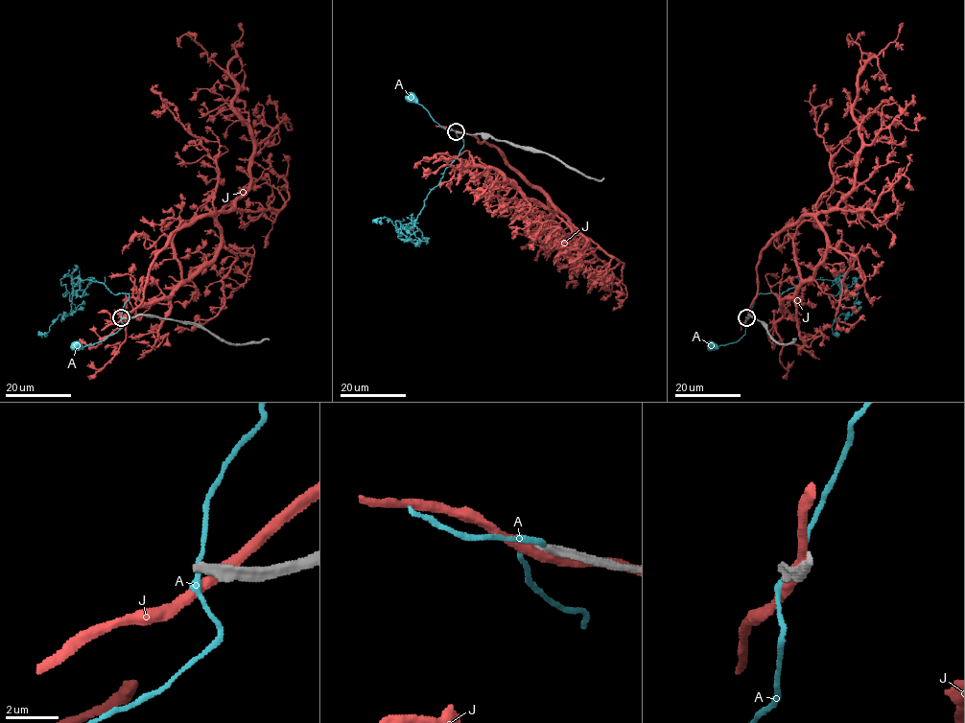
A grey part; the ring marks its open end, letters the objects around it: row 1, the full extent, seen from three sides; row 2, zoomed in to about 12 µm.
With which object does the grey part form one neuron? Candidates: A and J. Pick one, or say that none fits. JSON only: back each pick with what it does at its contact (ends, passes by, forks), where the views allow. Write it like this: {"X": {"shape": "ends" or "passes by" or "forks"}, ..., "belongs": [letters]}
{"belongs": []}

